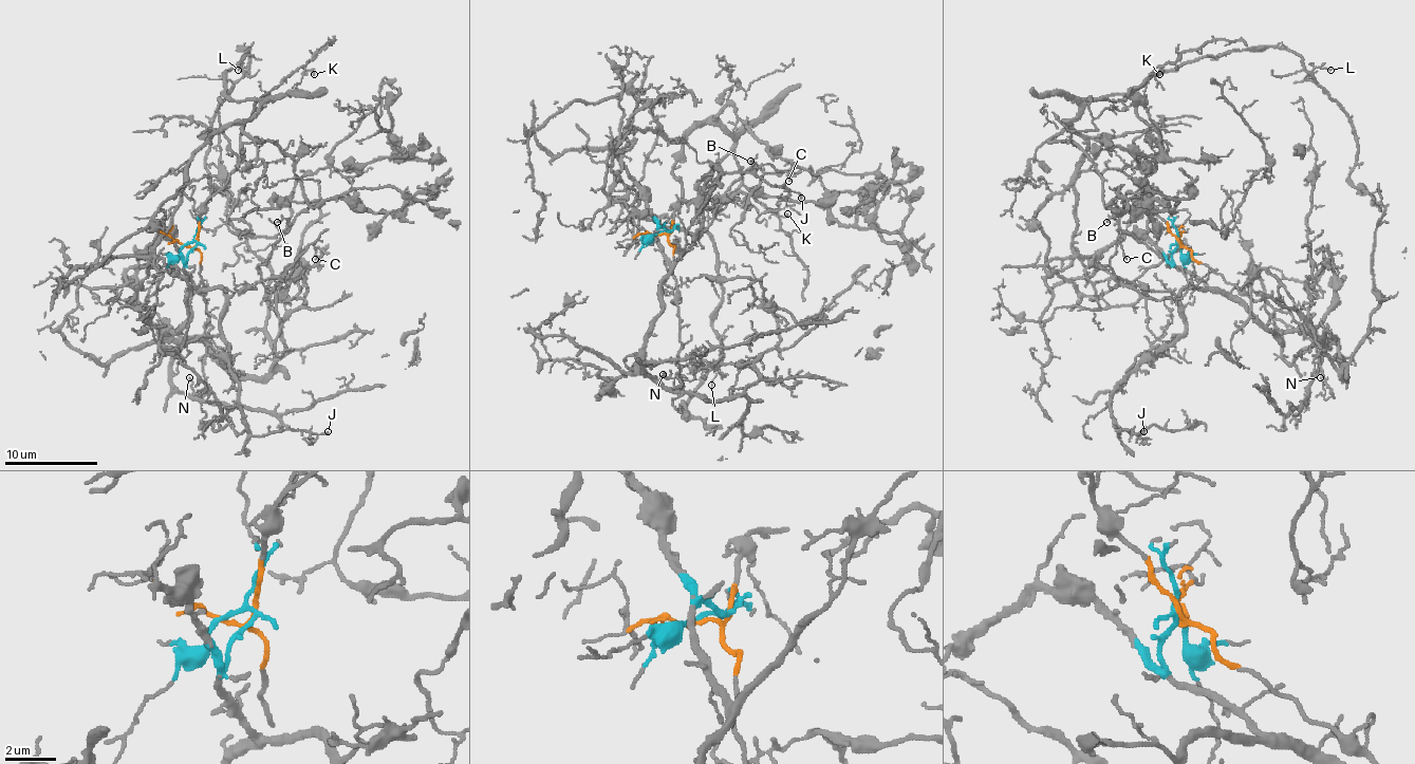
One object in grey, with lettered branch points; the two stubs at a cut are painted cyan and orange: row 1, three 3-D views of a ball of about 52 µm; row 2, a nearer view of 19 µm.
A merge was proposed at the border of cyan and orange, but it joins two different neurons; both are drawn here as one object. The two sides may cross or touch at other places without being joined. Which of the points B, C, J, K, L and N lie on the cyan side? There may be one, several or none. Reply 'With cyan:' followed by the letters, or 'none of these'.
With cyan: C, J

